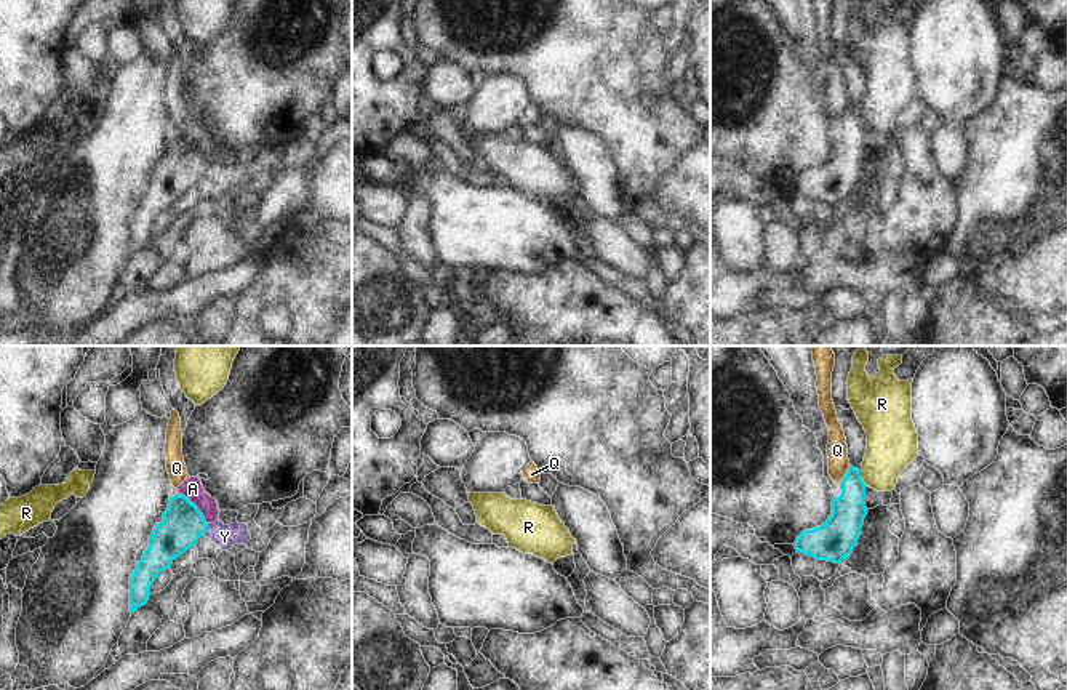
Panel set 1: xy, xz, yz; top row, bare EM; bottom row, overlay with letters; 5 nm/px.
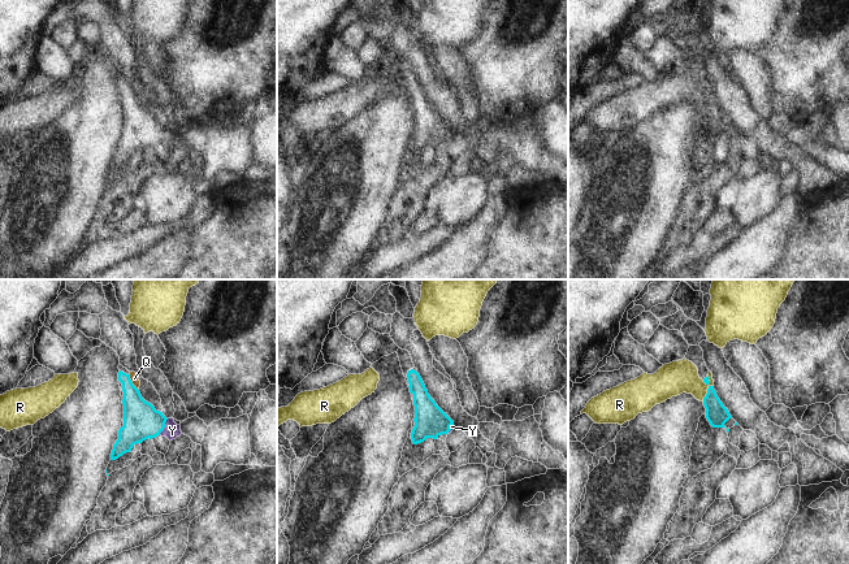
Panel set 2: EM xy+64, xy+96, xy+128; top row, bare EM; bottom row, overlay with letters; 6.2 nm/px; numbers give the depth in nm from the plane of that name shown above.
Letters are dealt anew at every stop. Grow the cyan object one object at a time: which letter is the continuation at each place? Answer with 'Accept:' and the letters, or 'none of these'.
Accept: Y.

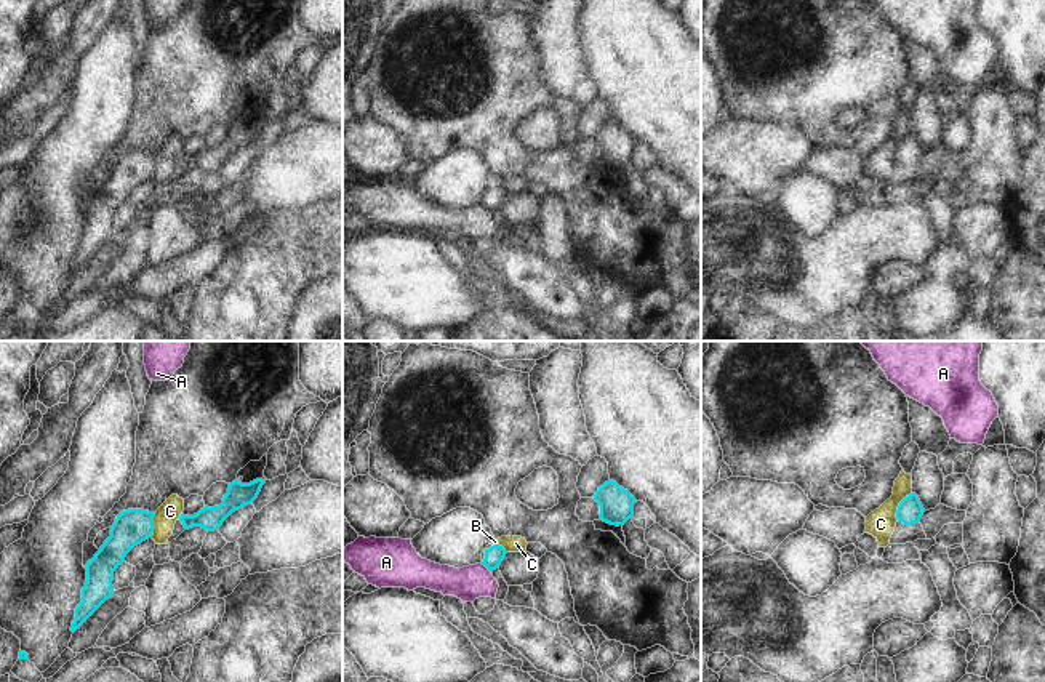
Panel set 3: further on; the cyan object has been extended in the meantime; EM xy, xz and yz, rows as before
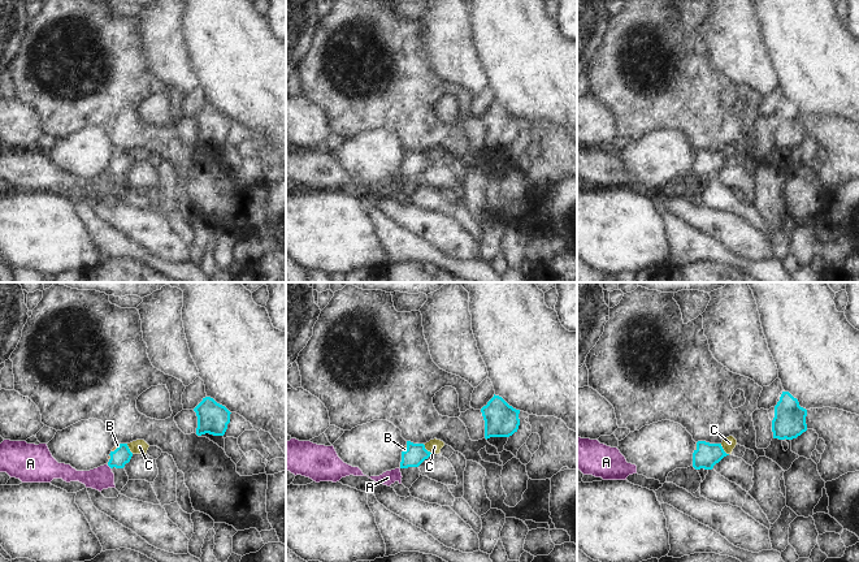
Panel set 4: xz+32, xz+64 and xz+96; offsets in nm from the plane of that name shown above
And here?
Accept: B.

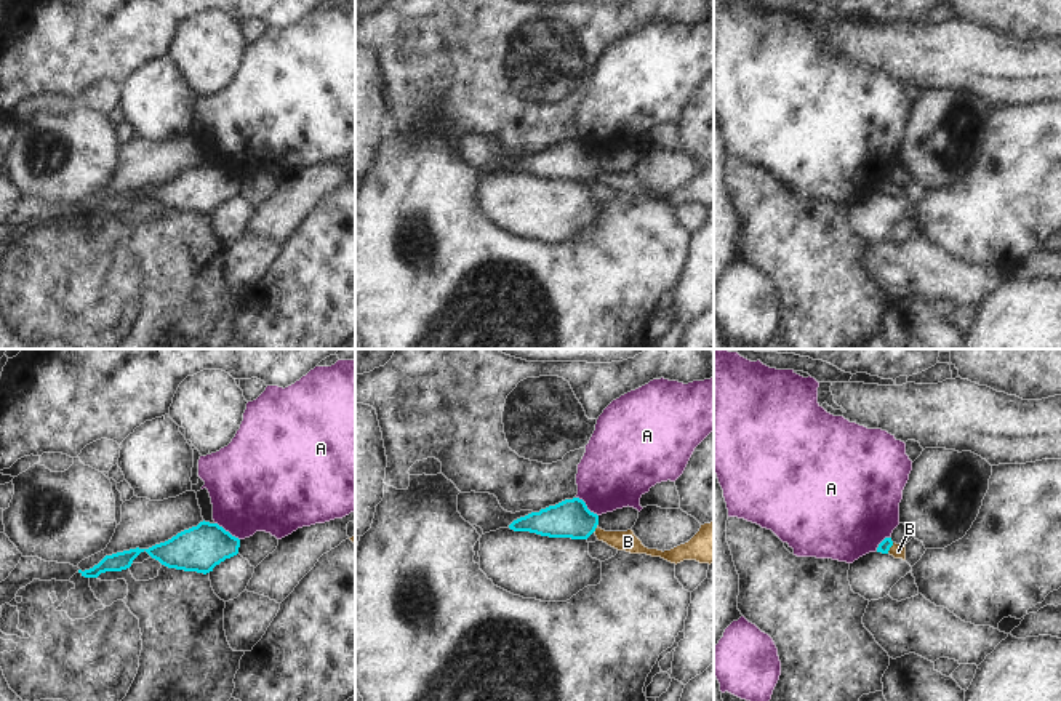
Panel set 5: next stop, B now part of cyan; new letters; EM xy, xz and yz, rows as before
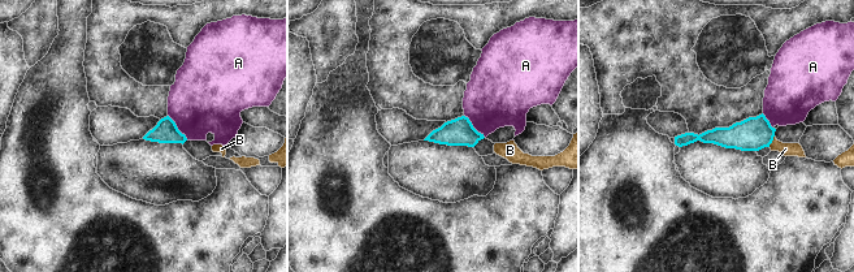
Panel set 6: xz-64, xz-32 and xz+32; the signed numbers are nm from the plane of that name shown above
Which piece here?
Accept: B.

